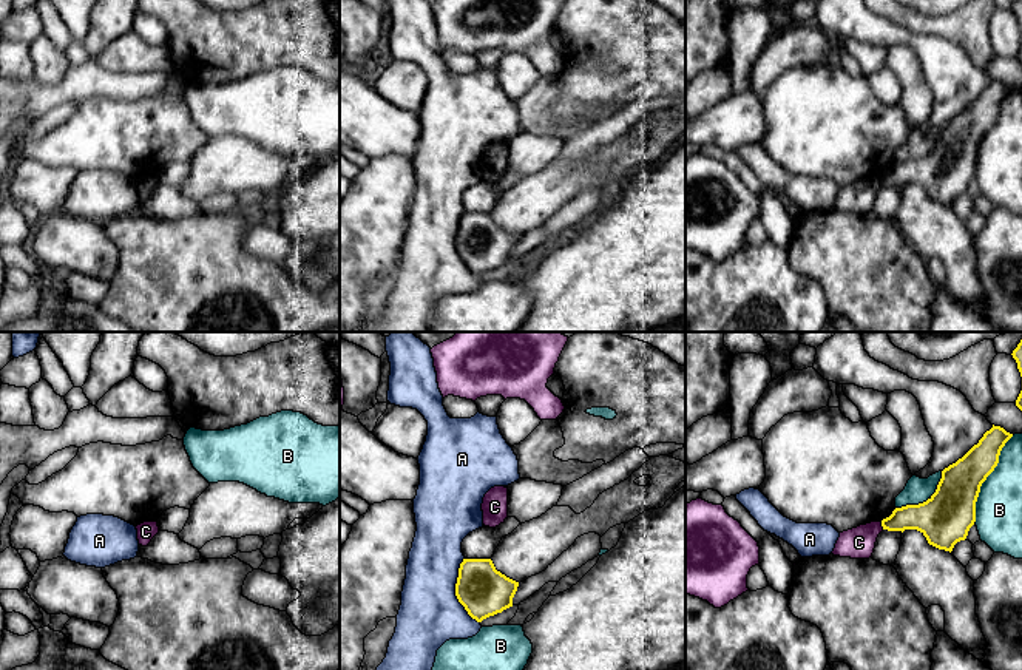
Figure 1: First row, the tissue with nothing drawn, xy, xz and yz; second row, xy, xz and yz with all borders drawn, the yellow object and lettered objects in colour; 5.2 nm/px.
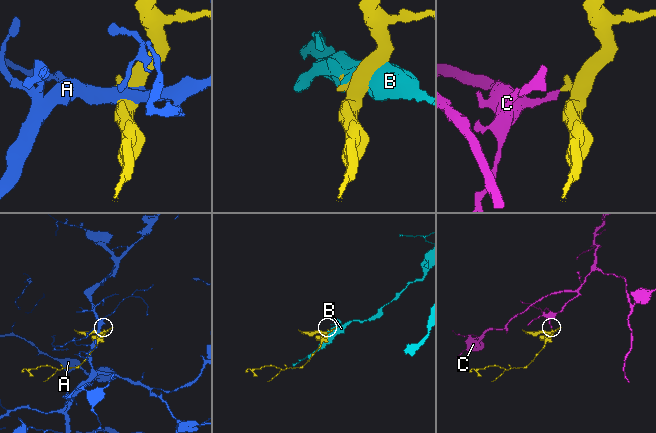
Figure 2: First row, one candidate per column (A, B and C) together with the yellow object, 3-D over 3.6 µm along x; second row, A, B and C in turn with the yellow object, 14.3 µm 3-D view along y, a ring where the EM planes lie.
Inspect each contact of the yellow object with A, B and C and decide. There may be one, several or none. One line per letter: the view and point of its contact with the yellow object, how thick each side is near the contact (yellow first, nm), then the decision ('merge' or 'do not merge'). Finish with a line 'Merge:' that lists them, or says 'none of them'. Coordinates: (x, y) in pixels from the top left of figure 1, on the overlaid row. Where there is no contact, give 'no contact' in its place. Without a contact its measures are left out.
A: contact xz (456, 592); calibres 260 and 320 nm; do not merge
B: contact yz (985, 479); calibres 260 and 240 nm; do not merge
C: contact yz (882, 525); calibres 170 and 160 nm; do not merge
Merge: none of them

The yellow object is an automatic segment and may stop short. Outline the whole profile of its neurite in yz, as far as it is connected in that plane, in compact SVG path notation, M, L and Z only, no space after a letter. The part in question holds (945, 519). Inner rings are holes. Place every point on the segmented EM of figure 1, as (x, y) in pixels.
M993 425L977 445L942 471L937 489L926 502L895 508L882 520L883 530L917 530L929 545L951 553L974 525L980 486L997 466L1000 451L1011 437Z

